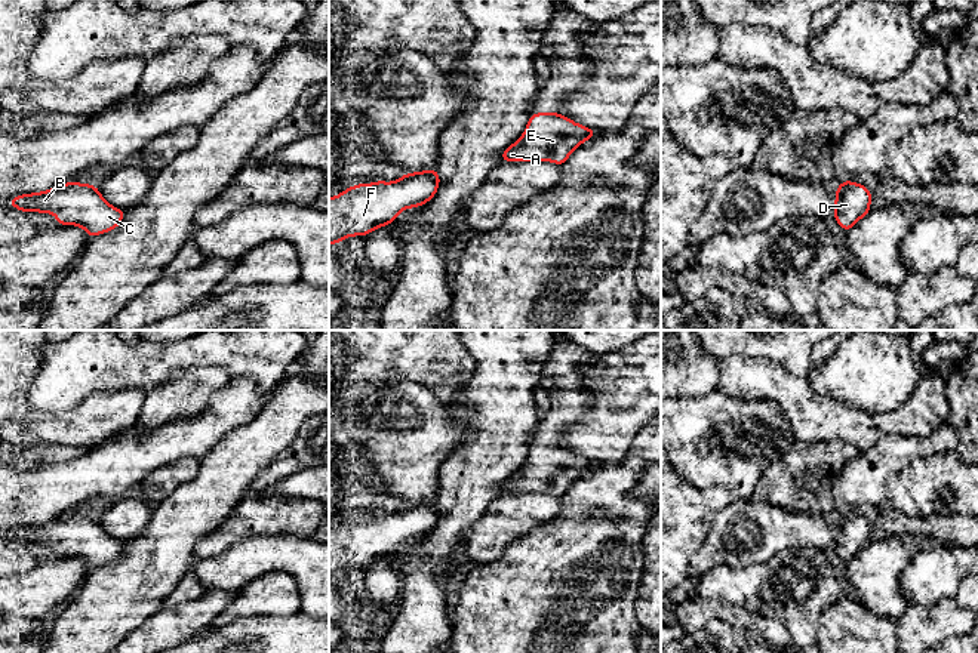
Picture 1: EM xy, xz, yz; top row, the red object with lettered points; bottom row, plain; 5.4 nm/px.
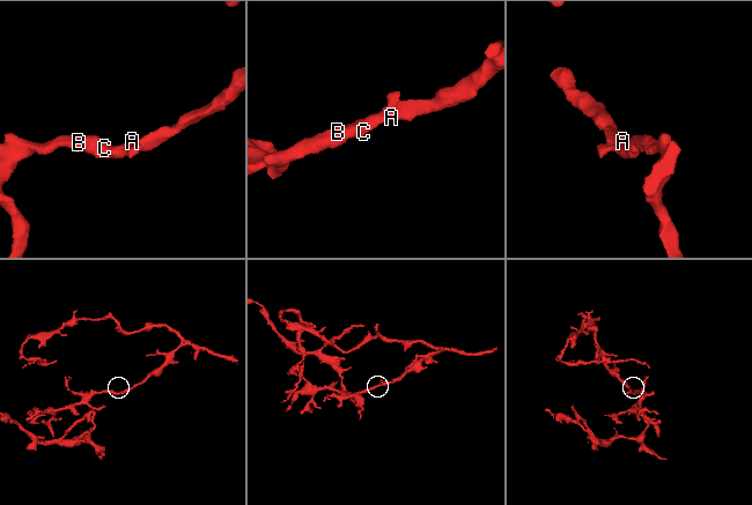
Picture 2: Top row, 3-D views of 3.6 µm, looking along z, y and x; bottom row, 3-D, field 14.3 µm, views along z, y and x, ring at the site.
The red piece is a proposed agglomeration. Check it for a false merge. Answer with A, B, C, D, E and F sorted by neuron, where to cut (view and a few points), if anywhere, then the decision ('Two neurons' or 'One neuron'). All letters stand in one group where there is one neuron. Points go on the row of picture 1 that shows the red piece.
Groups: A B C D E F. No split. One neuron

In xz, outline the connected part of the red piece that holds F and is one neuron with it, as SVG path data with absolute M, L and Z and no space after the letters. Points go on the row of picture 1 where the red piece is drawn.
M428 169L405 173L393 182L359 184L330 197L329 246L390 225L402 210L428 203L436 195L439 185L437 170Z

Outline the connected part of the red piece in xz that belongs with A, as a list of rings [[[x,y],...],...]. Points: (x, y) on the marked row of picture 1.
[[[536,113],[529,115],[526,130],[502,154],[501,161],[553,161],[562,166],[578,145],[591,139],[597,132],[563,117],[559,113]]]

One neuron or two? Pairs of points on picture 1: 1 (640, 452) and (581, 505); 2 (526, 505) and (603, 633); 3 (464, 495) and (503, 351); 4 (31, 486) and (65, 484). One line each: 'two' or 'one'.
1: one
2: two
3: one
4: one

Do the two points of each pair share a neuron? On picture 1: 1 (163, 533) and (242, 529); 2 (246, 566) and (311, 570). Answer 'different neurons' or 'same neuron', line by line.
1: different neurons
2: same neuron

